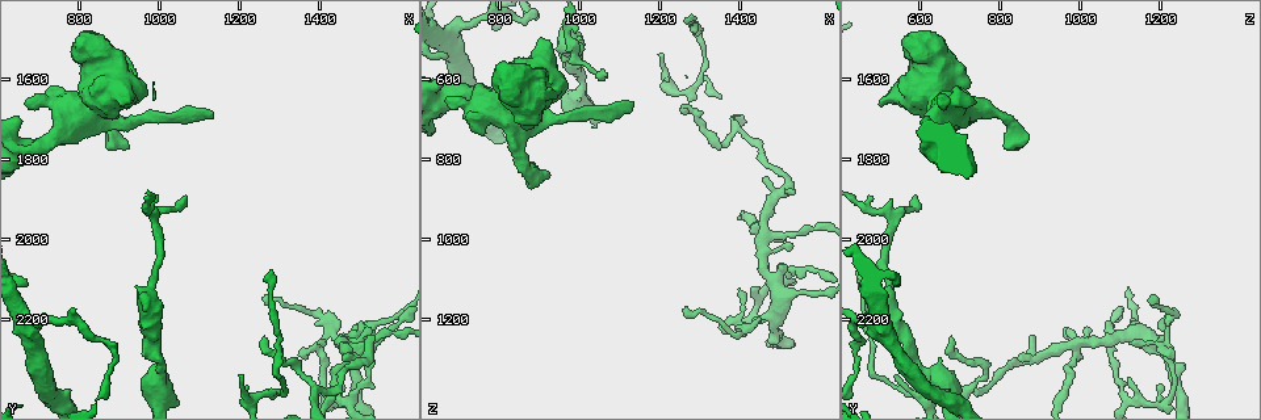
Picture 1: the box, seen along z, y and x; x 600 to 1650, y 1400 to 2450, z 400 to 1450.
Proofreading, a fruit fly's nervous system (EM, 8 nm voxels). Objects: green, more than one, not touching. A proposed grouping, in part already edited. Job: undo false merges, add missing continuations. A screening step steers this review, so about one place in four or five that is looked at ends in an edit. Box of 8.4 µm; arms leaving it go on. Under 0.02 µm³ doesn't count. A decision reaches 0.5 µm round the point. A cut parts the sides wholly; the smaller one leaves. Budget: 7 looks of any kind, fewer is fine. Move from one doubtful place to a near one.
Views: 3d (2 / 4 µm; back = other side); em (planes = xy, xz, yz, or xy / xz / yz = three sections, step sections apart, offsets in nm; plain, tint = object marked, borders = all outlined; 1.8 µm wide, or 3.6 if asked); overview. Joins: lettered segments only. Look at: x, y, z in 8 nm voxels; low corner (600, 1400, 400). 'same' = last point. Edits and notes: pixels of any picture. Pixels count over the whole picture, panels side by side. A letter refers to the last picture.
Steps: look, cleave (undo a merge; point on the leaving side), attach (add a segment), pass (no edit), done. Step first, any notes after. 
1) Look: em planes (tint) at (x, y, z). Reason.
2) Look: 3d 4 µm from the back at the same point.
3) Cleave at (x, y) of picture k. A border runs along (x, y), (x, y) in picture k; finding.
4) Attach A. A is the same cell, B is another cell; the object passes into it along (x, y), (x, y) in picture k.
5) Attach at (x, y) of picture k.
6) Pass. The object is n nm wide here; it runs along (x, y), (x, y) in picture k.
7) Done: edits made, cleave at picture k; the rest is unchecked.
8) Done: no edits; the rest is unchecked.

Look: 3d 4 µm at (1460, 2250, 995). Sharp bend.

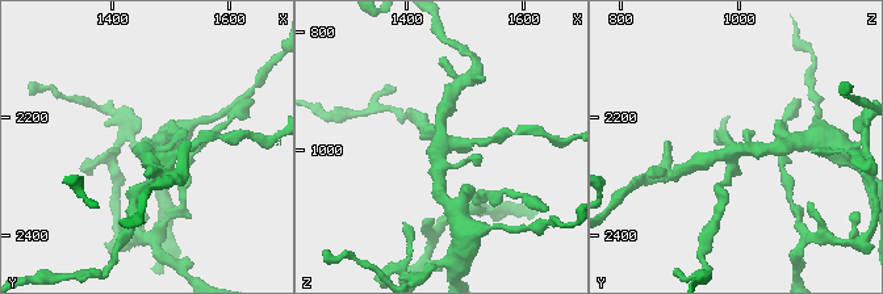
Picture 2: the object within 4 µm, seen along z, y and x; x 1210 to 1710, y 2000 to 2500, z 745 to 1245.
Look: em xz step 4 (tint) at (1465, 2250, 1000).

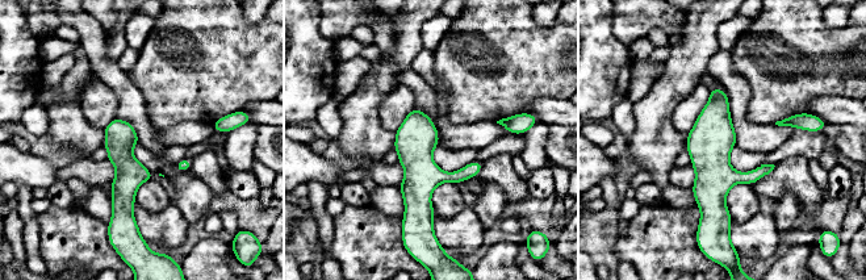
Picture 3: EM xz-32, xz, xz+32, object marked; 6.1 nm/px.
Look: em planes (borders) at the same point.

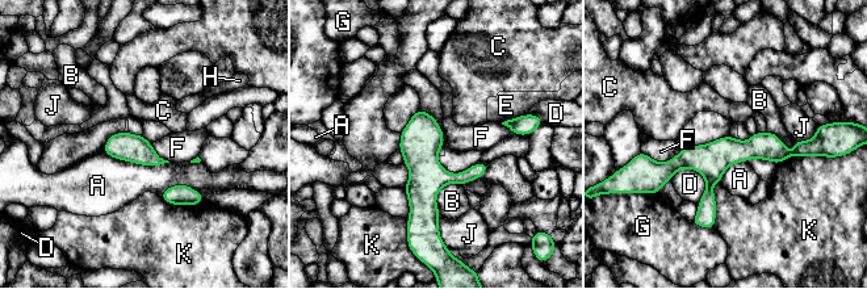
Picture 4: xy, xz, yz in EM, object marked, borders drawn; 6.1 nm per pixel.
Pass. A, B, C, D, E, F, G, H, J and K are other cells; a border runs along (682, 147), (665, 162), (640, 151) in picture 4; continuous, no second neuron.

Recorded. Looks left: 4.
Look: em xy step 16 (tint) at (1430, 2230, 1210). Calibre changes.

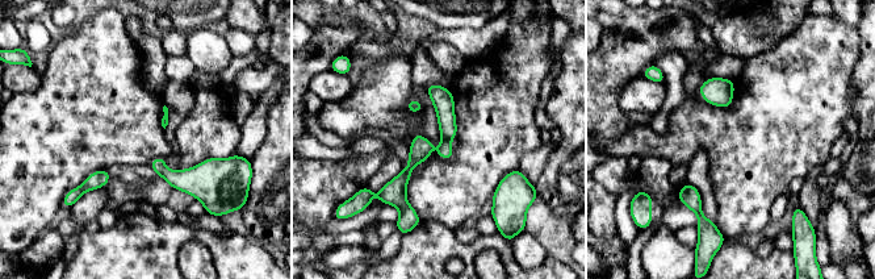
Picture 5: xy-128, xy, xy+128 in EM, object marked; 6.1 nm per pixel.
Look: em planes (tint) at the same point. Another direction.

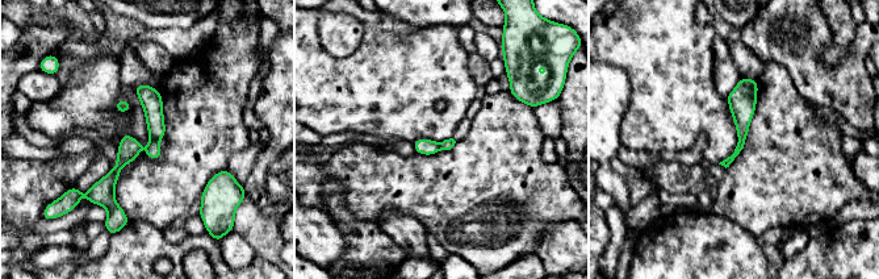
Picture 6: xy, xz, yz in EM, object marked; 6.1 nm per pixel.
Look: em planes (borders) at the same point.

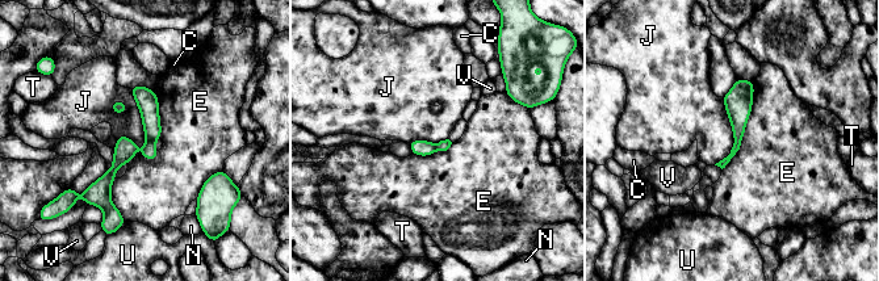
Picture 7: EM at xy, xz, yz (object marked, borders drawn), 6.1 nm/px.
Cleave at (421, 147) of picture 7. The longest contact is with E, 550 nm; C, E, J, N, T, U and V are other cells; the part that leaves runs along (122, 138), (104, 183), (116, 214) in picture 7; two neurons meet here.

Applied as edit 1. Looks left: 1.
Done: edits made, cleave at picture 7; the rest is unchecked.

